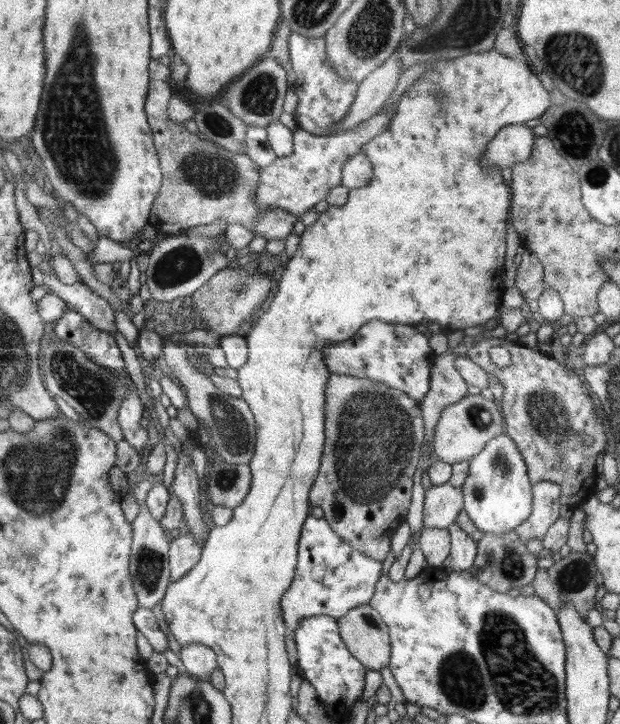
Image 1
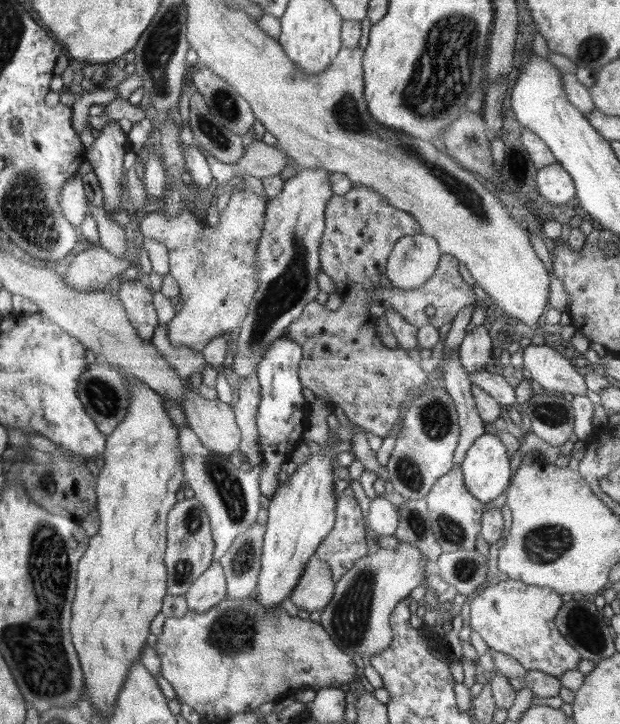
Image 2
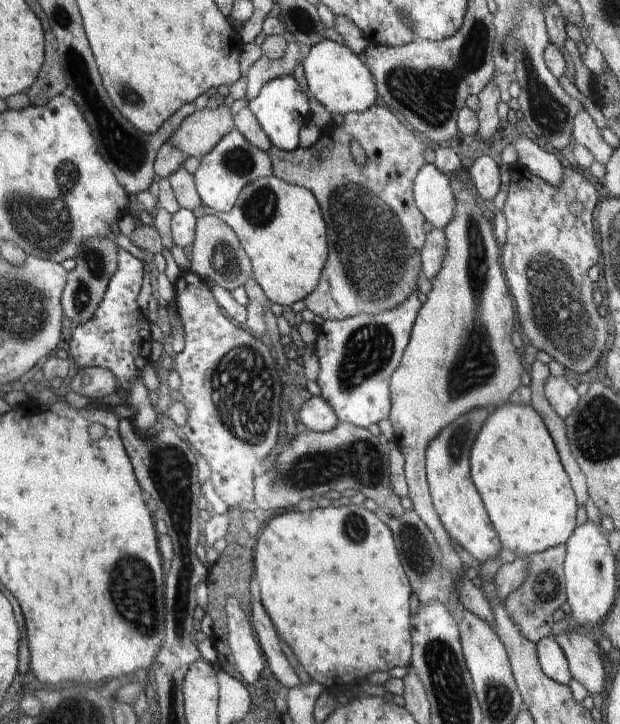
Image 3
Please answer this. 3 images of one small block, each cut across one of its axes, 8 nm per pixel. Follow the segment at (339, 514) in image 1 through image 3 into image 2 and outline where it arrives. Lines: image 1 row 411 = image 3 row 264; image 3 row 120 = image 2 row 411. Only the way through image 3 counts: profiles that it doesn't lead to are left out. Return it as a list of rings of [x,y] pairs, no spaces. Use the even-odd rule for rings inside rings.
[[[364,185],[353,186],[342,196],[333,194],[325,209],[325,231],[321,237],[319,261],[321,269],[333,280],[337,293],[343,300],[342,306],[339,310],[328,310],[317,300],[310,301],[306,304],[302,315],[290,324],[284,334],[301,346],[303,357],[299,362],[298,376],[302,386],[312,390],[317,398],[325,400],[332,406],[335,404],[352,424],[361,426],[382,439],[393,434],[394,426],[400,423],[405,404],[429,385],[431,376],[419,363],[410,358],[407,351],[383,345],[378,337],[378,328],[375,328],[374,316],[370,313],[370,304],[382,305],[387,302],[412,326],[420,328],[432,325],[439,330],[442,326],[452,323],[462,308],[468,307],[478,299],[473,288],[458,272],[459,261],[454,256],[446,254],[440,254],[435,273],[420,288],[404,290],[390,282],[386,276],[388,257],[400,238],[414,234],[421,234],[421,227],[408,212],[390,206],[384,196],[378,195]],[[428,306],[436,309],[437,314],[431,318],[426,315]],[[257,373],[240,378],[238,402],[234,404],[235,421],[241,430],[239,449],[248,459],[251,466],[260,465],[263,454],[260,446],[260,435],[256,424],[256,415],[261,401],[261,386]]]

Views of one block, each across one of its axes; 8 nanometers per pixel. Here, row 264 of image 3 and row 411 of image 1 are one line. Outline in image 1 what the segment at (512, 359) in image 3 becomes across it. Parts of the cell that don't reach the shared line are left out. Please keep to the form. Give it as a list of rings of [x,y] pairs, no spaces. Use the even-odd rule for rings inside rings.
[[[466,395],[458,402],[442,409],[433,436],[434,454],[440,461],[456,464],[470,461],[477,456],[489,440],[500,436],[505,430],[505,420],[499,404],[480,395]]]

